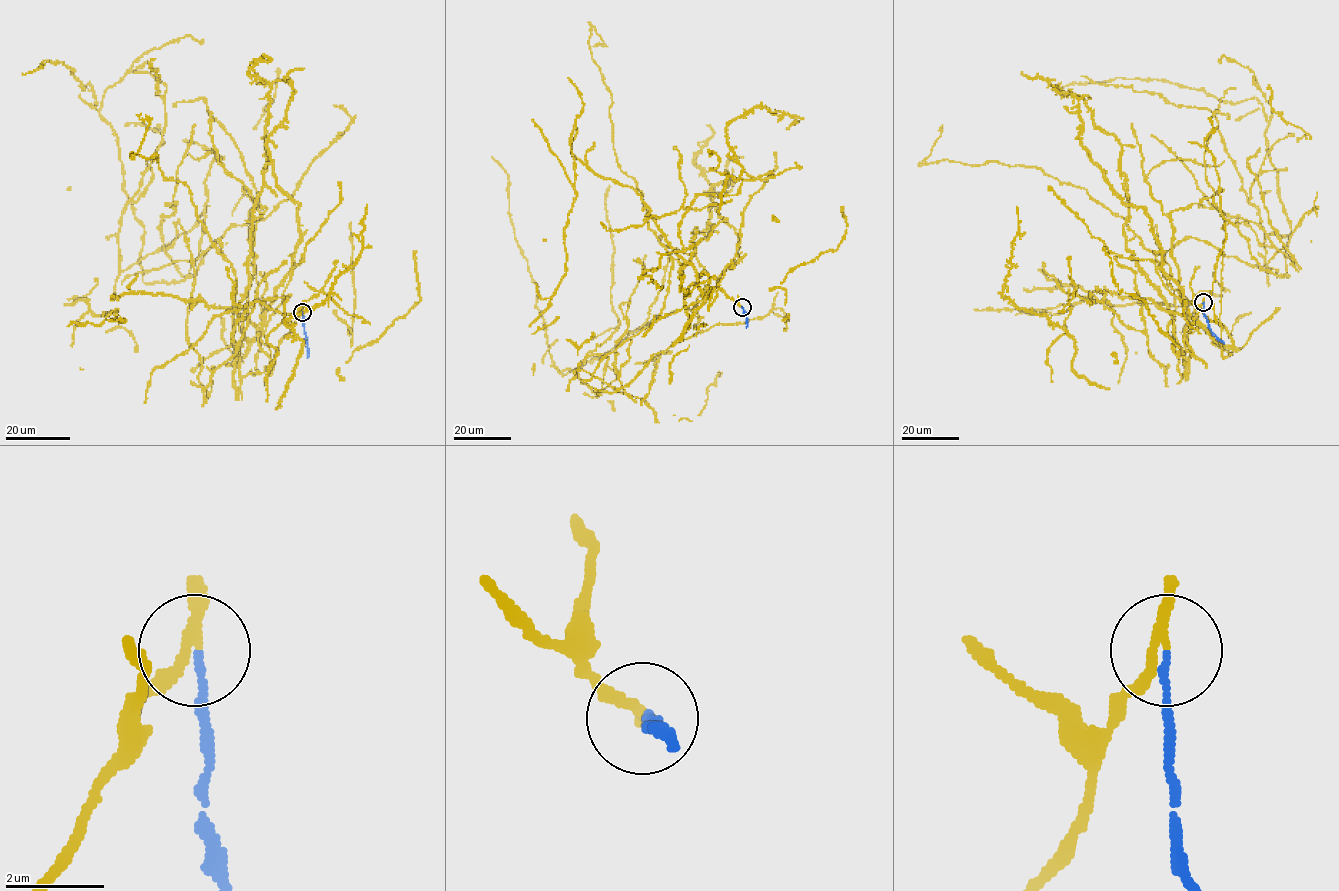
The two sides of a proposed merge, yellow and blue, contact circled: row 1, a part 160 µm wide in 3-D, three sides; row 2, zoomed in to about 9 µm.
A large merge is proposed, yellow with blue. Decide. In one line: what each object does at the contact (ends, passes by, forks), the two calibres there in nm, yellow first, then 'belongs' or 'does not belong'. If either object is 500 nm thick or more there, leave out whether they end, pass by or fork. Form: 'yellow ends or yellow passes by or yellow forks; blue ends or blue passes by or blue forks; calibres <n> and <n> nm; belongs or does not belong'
yellow passes by; blue ends; calibres 200 and 140 nm; does not belong

